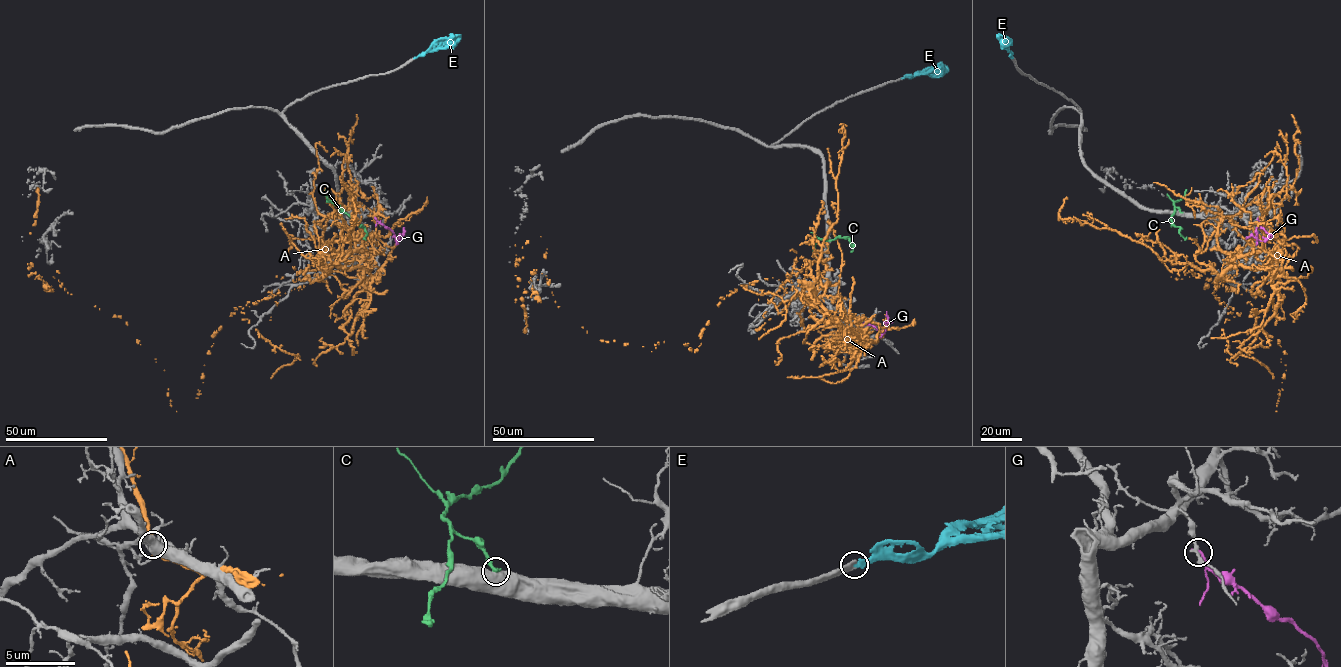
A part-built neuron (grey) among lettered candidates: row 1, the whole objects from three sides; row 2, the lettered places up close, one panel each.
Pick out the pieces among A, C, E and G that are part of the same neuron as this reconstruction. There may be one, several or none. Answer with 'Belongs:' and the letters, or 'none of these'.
Belongs: E

